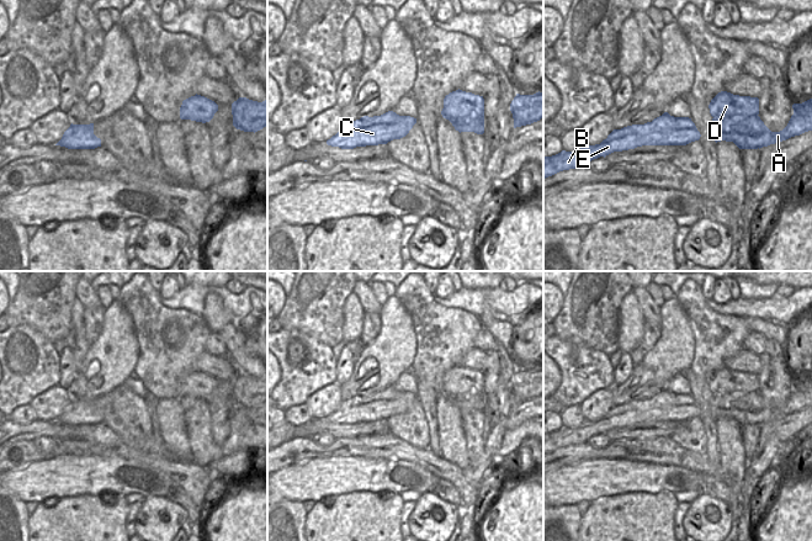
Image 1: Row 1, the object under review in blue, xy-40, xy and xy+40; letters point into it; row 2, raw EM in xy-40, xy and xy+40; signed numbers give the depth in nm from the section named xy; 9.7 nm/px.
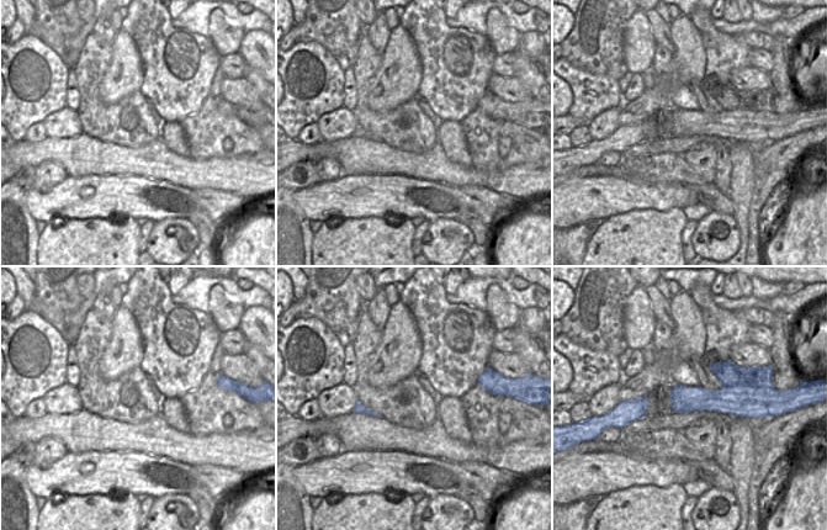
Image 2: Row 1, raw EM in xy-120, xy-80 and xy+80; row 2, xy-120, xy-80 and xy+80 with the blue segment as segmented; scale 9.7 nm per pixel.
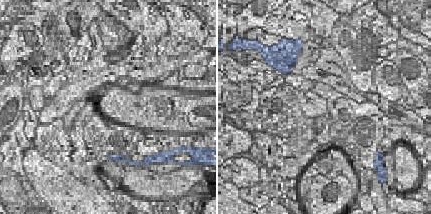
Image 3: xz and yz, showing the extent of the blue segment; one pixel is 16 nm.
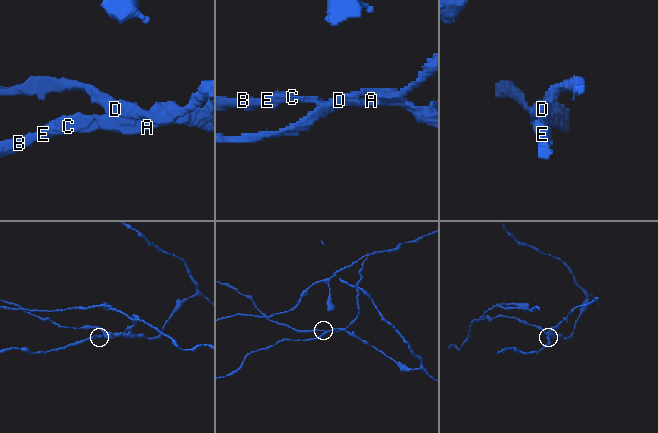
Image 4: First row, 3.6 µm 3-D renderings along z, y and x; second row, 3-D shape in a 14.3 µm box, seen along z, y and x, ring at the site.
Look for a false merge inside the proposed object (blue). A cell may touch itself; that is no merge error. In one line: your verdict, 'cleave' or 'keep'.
cleave

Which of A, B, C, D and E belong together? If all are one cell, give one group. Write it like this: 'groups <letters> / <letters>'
groups A B C E / D

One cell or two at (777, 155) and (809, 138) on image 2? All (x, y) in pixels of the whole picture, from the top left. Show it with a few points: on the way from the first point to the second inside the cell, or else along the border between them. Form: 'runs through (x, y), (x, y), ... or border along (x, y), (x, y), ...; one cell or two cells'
runs through (784, 154), (801, 142); one cell

